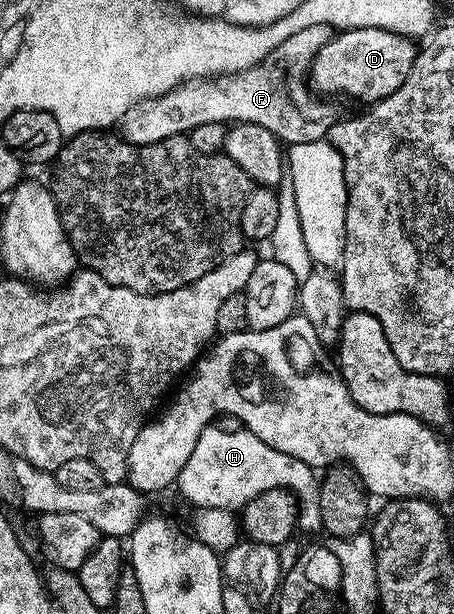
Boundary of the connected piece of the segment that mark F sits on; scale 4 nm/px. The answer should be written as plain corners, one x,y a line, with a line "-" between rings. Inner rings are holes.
315,25
305,27
303,31
297,31
290,35
286,43
274,47
266,59
259,61
254,67
243,69
241,73
225,73
218,77
206,77
199,81
184,81
178,87
166,91
157,97
147,97
145,101
139,101
134,107
130,107
123,118
118,122
119,136
130,142
131,145
149,145
158,143
167,137
179,137
191,135
194,127
202,127
202,123
258,123
266,127
285,146
323,138
327,134
329,122
316,117
312,125
308,122
308,109
304,106
304,85
306,89
306,71
311,70
312,61
322,51
322,47
334,36
334,29
330,25

